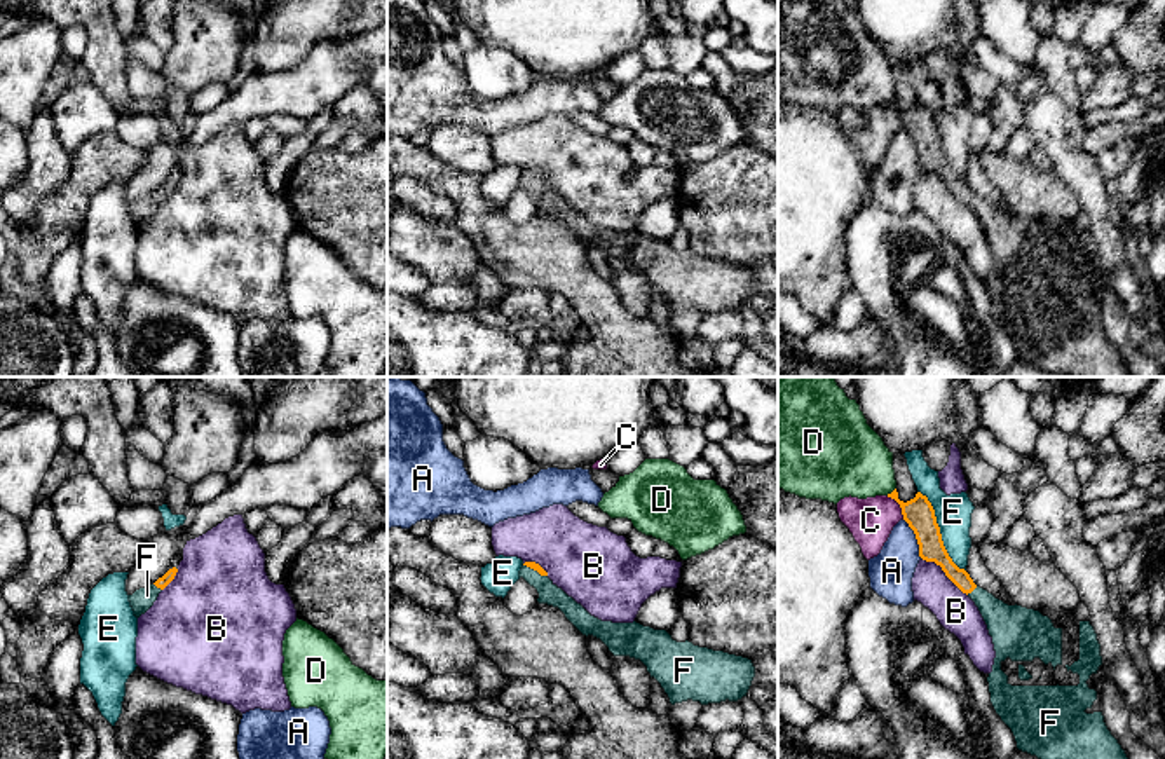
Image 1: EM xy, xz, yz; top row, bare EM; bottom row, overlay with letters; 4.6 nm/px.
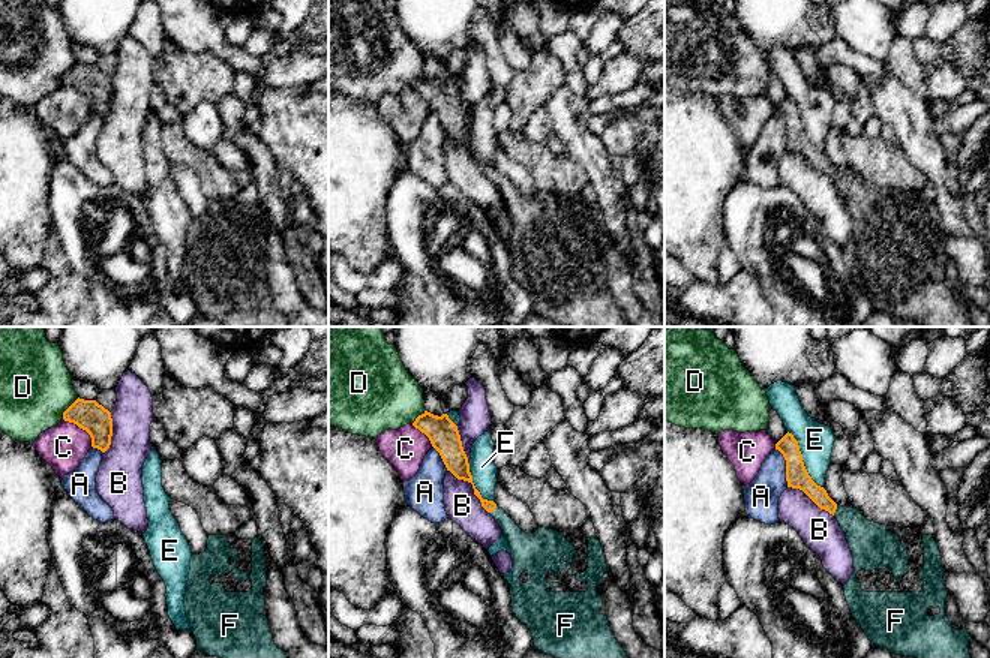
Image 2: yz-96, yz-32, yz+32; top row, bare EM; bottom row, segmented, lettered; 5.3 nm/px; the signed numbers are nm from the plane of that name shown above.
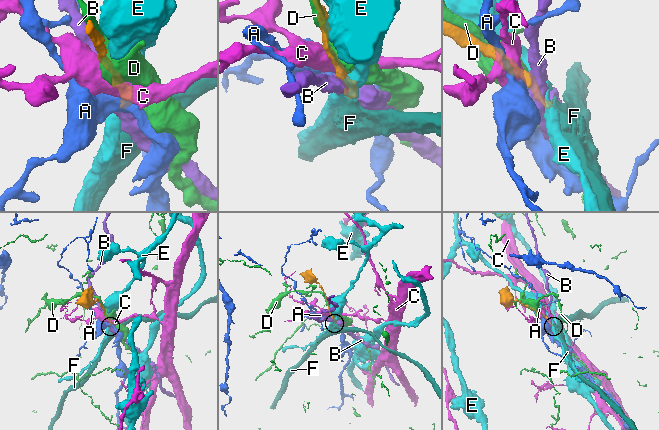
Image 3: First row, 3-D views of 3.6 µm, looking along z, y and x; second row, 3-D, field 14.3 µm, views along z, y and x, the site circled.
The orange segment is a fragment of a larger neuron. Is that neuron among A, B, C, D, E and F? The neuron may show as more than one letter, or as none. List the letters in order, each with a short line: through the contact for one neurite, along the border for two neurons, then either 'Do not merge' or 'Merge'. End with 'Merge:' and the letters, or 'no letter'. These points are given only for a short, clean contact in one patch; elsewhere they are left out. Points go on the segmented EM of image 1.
A: Line: yz (904, 519), (914, 534), (921, 557). Do not merge
B: Do not merge
C: Do not merge
D: Do not merge
E: Do not merge
F: Line: yz (935, 552), (972, 590), (1012, 627). Merge
Merge: F

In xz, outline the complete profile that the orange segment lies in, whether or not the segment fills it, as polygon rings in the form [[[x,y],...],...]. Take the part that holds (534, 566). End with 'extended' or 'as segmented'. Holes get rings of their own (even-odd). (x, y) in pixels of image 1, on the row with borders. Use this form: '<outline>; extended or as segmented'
[[[525,562],[520,578],[537,590],[539,604],[558,607],[582,635],[600,639],[614,656],[640,660],[671,705],[687,700],[701,705],[738,701],[752,686],[755,667],[748,658],[699,647],[689,640],[677,642],[666,630],[637,621],[602,621],[558,588],[535,562]]]; extended

